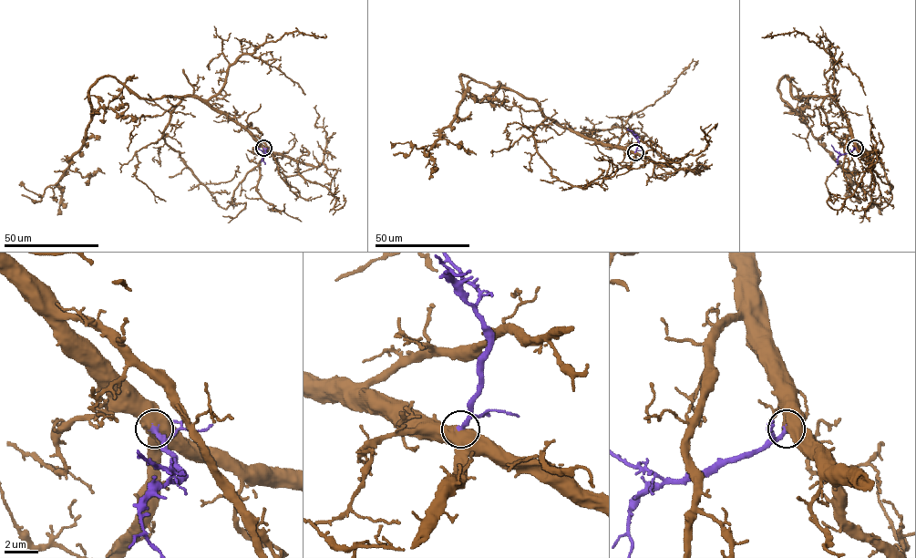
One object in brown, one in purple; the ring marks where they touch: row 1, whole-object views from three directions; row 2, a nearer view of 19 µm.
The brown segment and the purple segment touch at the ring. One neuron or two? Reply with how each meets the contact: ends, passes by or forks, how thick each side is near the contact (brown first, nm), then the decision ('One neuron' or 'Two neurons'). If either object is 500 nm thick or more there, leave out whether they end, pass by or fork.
Thickness 650 nm (brown) against 320 nm. One neuron

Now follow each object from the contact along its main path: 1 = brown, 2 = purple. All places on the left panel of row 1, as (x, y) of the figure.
1: (263, 149), (198, 99), (144, 99), (124, 84), (96, 111), (84, 145), (40, 201), (22, 194)
2: (263, 149), (266, 154), (255, 144)

